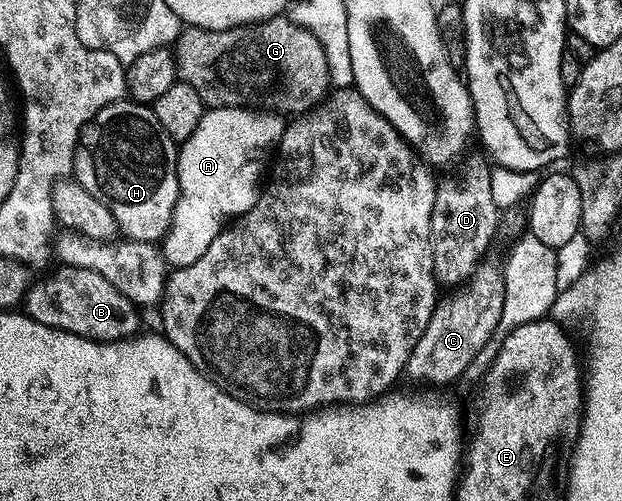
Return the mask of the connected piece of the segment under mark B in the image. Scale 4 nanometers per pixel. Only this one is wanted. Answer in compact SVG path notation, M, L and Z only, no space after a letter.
M61 264L56 268L60 269L54 270L49 277L44 277L41 281L33 280L29 284L22 302L23 312L27 313L29 317L33 317L38 323L48 325L52 329L61 329L64 334L73 333L101 343L133 336L141 328L142 317L137 306L130 299L126 299L126 295L119 293L110 283L106 283L106 279L102 279L102 275L73 265Z

